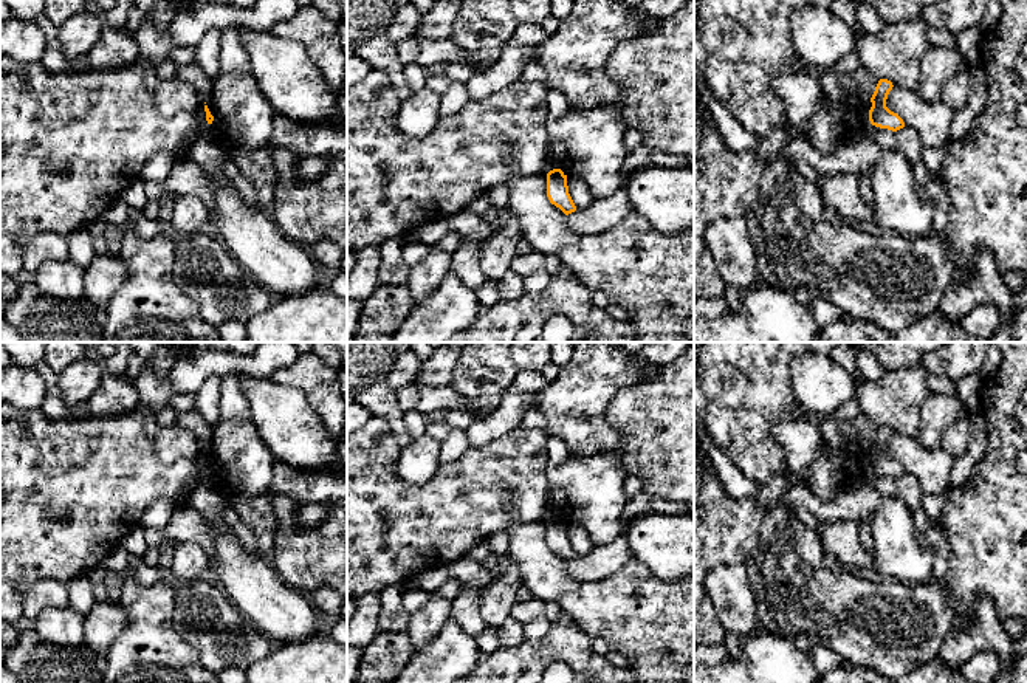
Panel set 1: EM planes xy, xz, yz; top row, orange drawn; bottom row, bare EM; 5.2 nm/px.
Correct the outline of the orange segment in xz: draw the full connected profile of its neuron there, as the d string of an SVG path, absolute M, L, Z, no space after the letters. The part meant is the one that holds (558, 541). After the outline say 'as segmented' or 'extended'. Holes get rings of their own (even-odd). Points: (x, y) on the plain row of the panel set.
M553 516L547 520L547 544L550 550L559 554L565 562L576 558L568 541L567 522L561 516Z; as segmented

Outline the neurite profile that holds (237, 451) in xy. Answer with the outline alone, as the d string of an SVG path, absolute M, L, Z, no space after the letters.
M242 373L222 379L218 420L206 452L215 479L225 479L229 493L257 496L270 488L277 460L254 424L242 379Z

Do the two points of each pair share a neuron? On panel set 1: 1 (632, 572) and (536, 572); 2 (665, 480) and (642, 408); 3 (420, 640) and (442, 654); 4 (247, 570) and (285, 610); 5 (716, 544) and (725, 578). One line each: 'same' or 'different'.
1: same
2: same
3: different
4: same
5: different

